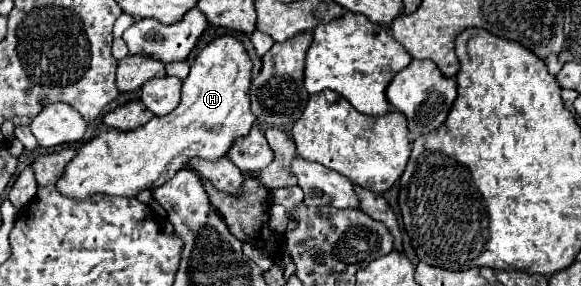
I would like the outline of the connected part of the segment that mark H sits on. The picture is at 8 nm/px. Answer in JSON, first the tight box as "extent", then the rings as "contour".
{"extent":[57,34,255,198],"contour":[[[225,34],[215,38],[195,58],[181,88],[181,102],[171,114],[157,116],[131,132],[101,132],[83,144],[67,164],[65,176],[57,182],[59,192],[69,198],[89,198],[99,192],[109,196],[137,196],[141,190],[169,182],[179,170],[189,166],[191,158],[215,162],[227,156],[233,142],[247,136],[255,122],[249,108],[251,68],[251,58],[235,36]]]}

